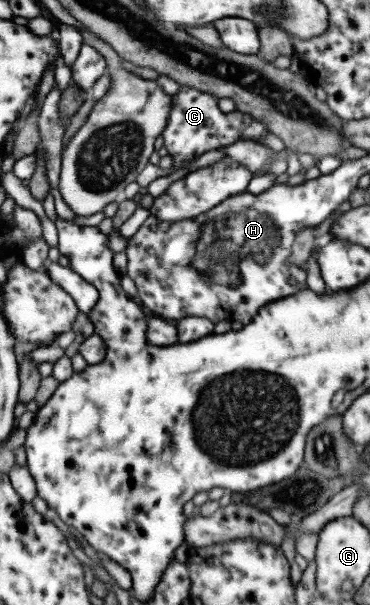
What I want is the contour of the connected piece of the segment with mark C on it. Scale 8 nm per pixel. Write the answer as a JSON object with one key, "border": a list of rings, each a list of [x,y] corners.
{"border":[[[180,85],[179,90],[171,96],[171,108],[163,132],[160,134],[163,144],[171,156],[172,166],[184,160],[197,157],[208,150],[229,146],[237,140],[252,140],[265,132],[266,126],[249,114],[237,109],[233,112],[219,110],[218,99],[204,91]]]}

